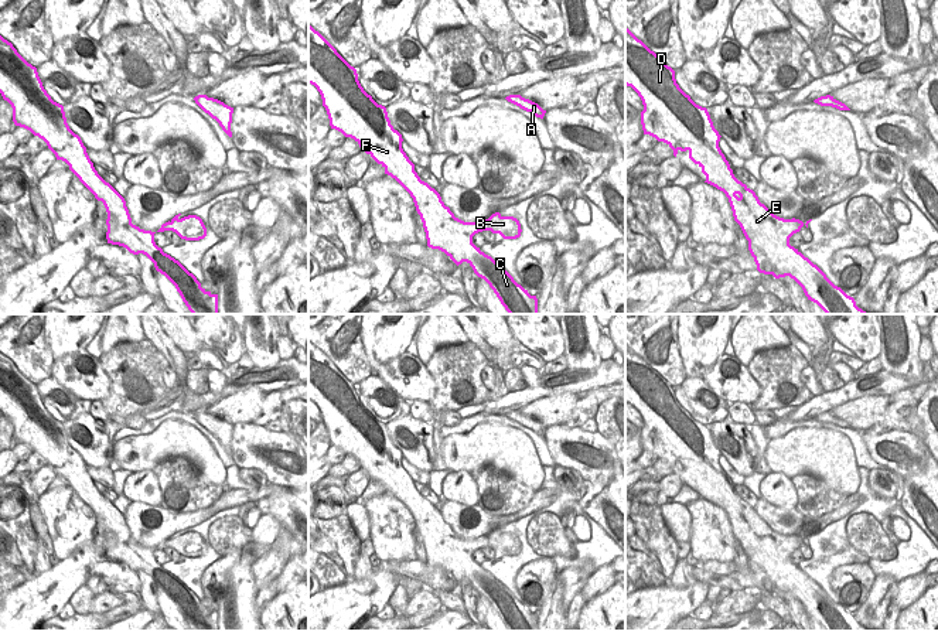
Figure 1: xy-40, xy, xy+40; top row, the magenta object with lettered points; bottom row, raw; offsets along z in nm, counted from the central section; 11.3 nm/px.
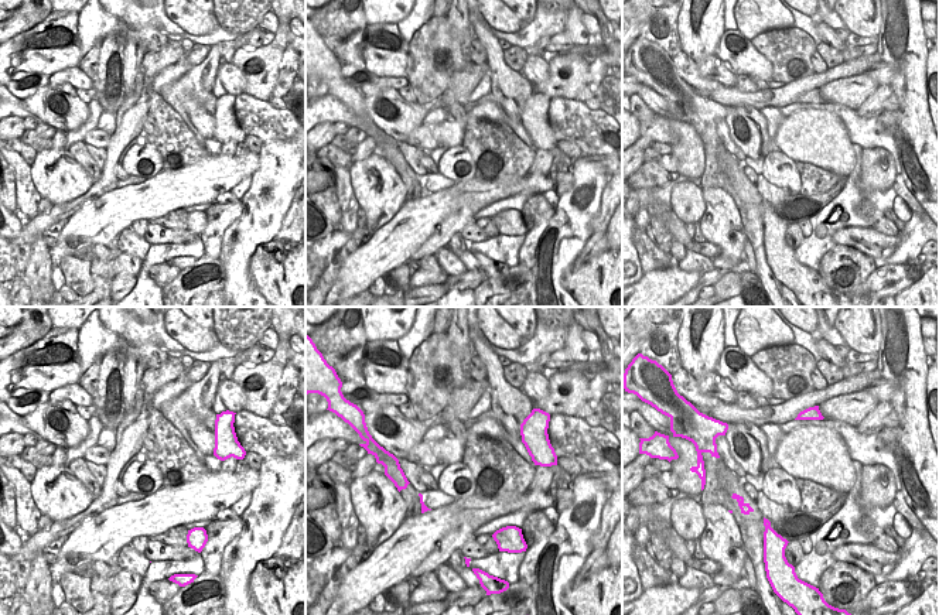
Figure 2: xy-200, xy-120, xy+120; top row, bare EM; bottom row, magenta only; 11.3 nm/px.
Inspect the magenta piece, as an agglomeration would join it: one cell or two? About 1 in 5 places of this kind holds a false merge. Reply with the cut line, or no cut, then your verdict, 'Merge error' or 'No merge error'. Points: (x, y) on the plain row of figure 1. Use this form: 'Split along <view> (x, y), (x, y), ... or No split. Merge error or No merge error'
No split. No merge error.

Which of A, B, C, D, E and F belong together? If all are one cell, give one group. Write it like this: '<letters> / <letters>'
A B C D E F

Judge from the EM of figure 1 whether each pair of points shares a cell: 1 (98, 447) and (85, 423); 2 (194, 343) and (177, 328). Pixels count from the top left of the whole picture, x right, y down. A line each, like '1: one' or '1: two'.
1: one
2: one

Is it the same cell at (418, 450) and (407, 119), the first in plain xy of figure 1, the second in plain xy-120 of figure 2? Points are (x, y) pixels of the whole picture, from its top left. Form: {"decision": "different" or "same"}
{"decision": "same"}

